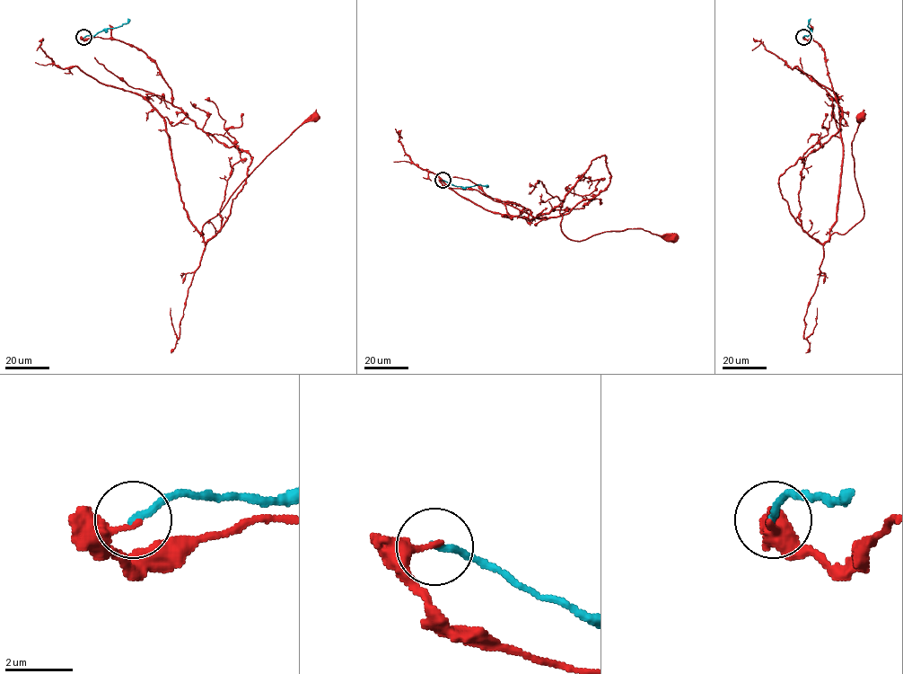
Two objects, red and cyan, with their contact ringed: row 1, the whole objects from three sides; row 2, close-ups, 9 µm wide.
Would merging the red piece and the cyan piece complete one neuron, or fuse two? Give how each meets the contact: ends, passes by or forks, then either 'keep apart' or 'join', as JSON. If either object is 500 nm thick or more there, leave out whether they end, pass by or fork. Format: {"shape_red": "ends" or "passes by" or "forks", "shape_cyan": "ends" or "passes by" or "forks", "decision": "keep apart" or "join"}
{"shape_red": "ends", "shape_cyan": "ends", "decision": "keep apart"}

